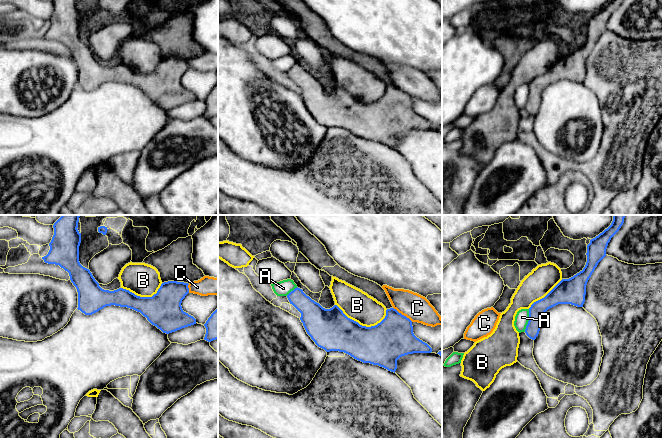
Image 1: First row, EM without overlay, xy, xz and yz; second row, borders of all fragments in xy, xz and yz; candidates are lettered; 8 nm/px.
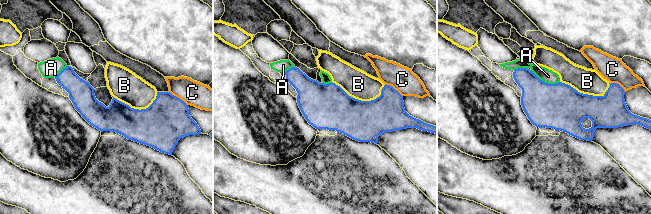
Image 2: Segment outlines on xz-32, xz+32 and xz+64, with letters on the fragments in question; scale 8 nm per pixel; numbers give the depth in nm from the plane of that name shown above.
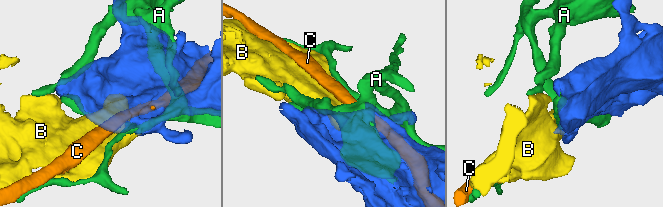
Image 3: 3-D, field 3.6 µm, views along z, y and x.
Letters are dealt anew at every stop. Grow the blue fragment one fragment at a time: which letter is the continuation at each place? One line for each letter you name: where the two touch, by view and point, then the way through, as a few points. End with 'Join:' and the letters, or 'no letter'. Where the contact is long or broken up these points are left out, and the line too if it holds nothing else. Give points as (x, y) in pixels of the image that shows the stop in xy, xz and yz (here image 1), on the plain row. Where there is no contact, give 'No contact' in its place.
B: Touches blue at xz (364, 102)
Join: B

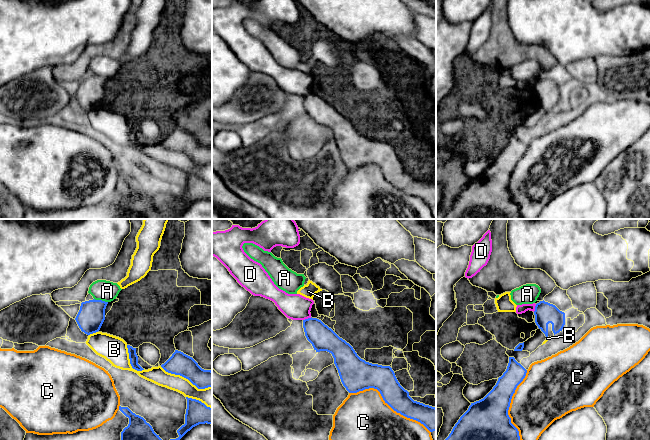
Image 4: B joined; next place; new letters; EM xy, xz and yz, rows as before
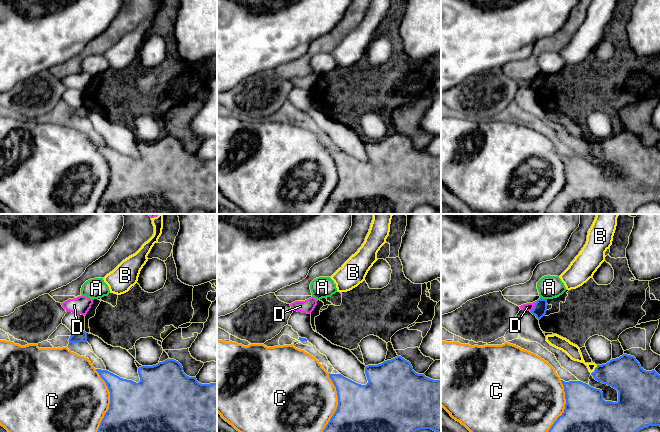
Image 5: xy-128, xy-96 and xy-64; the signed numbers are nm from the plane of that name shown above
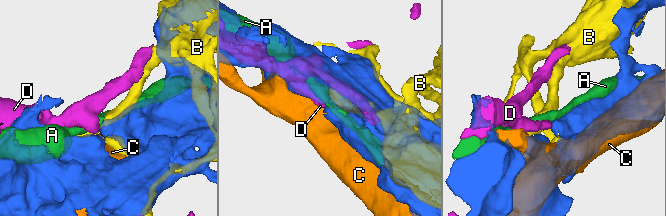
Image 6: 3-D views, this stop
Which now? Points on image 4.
Join: no letter

